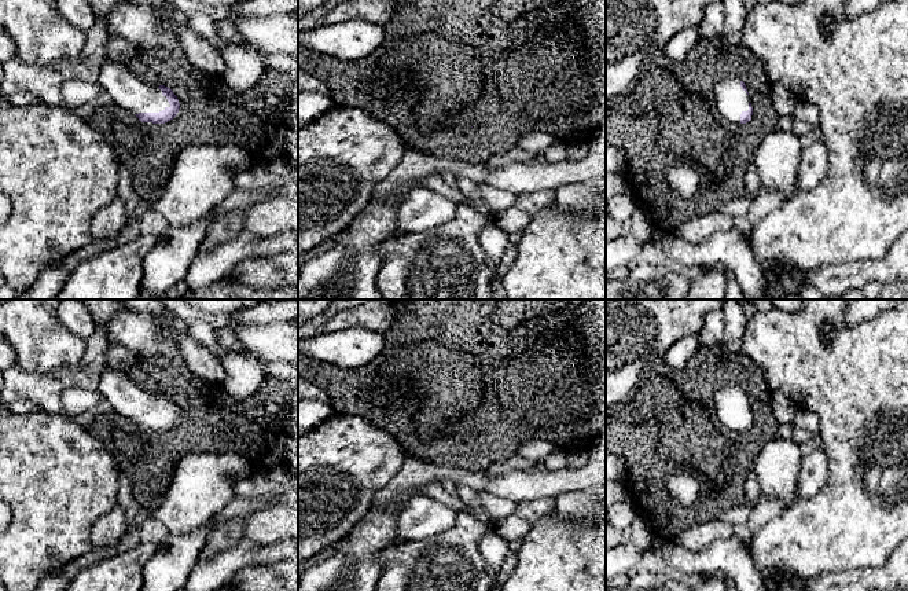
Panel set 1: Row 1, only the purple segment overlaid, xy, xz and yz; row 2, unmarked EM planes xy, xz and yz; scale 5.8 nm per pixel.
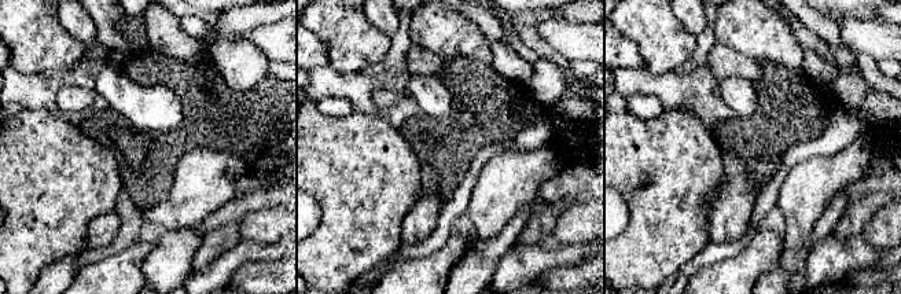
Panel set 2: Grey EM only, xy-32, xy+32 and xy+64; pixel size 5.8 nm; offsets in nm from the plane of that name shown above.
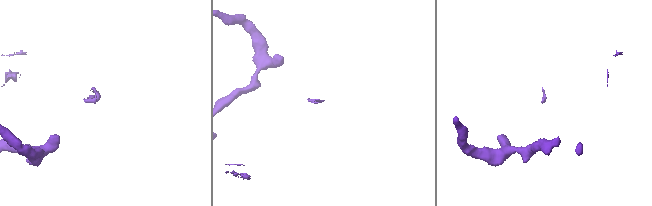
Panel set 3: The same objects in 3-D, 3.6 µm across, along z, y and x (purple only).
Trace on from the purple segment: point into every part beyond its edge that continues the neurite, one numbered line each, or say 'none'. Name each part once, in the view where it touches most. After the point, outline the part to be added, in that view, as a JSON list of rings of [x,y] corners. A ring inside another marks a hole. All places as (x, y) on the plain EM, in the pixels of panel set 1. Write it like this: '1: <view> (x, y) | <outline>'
1: xy (127, 397) | [[[104,368],[98,390],[115,414],[133,422],[159,421],[170,415],[158,394],[143,390],[126,372]]]

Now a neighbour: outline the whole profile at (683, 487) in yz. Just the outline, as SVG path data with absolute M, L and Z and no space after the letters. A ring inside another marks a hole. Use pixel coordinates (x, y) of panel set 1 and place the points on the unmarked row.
M673 473L666 478L669 493L684 507L692 507L701 498L699 484L690 473Z

